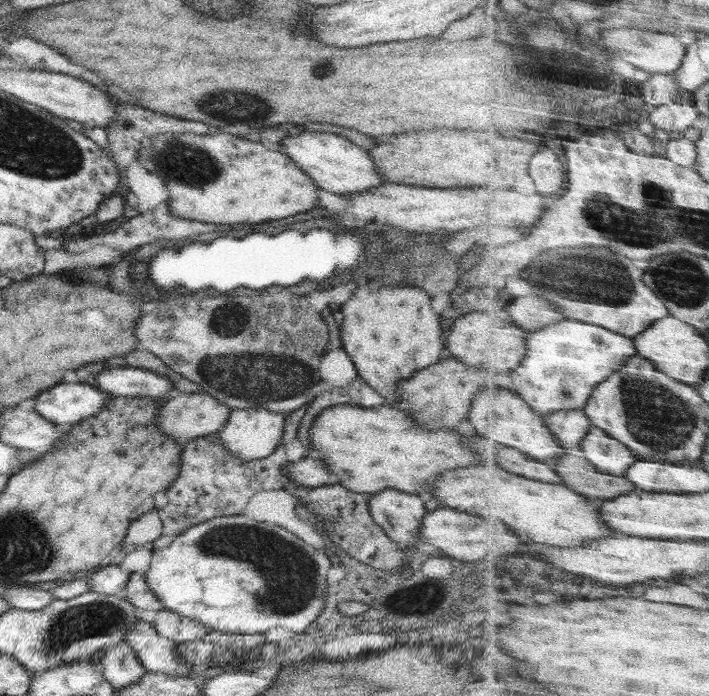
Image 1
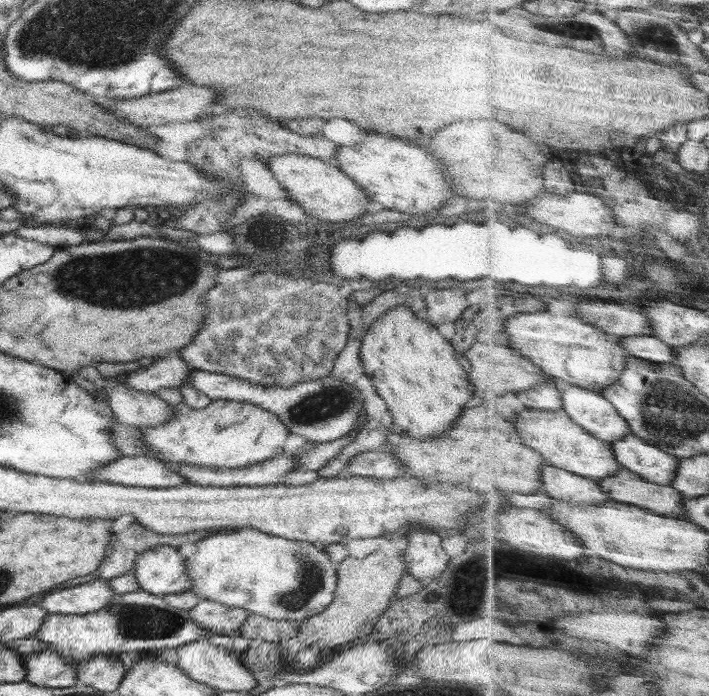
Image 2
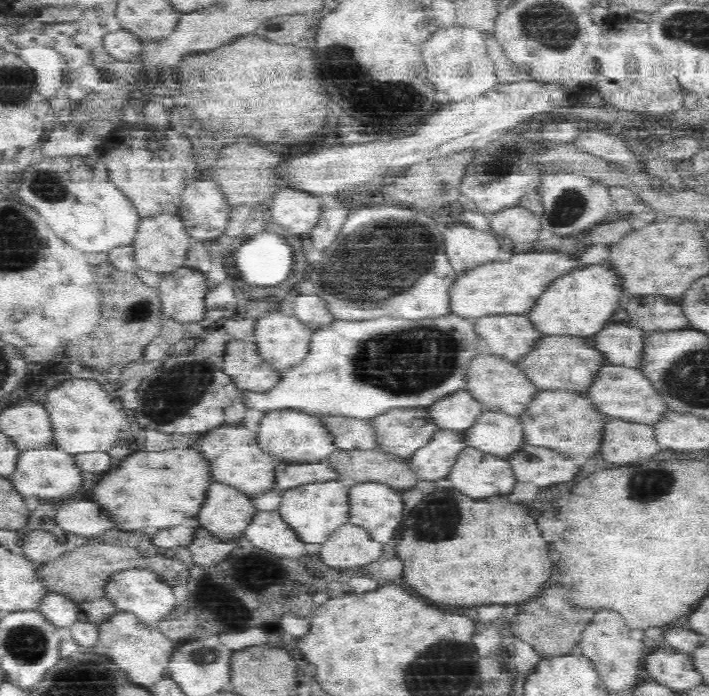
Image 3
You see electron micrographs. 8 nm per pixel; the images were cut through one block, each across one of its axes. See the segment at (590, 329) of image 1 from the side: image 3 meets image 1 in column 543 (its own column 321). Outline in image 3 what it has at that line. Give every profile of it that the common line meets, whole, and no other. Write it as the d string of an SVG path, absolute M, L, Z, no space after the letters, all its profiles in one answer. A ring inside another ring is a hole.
M454 312L436 318L408 321L392 317L368 320L336 320L318 330L312 338L312 352L300 364L283 371L280 382L270 390L241 389L241 403L264 413L280 409L300 409L323 416L340 415L374 419L389 410L409 406L430 406L466 388L472 362L486 351L486 341L474 328L474 320Z

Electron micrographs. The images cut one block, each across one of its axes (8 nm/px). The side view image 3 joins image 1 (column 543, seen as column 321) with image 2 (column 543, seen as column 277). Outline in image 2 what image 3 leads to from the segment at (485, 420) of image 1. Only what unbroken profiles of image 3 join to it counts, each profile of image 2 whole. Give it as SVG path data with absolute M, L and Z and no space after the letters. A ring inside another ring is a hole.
M508 405L508 412L514 414L510 416L510 421L516 423L522 441L539 450L551 466L597 480L610 478L625 469L624 464L619 462L615 446L611 442L596 437L586 427L580 426L564 409L547 411Z

